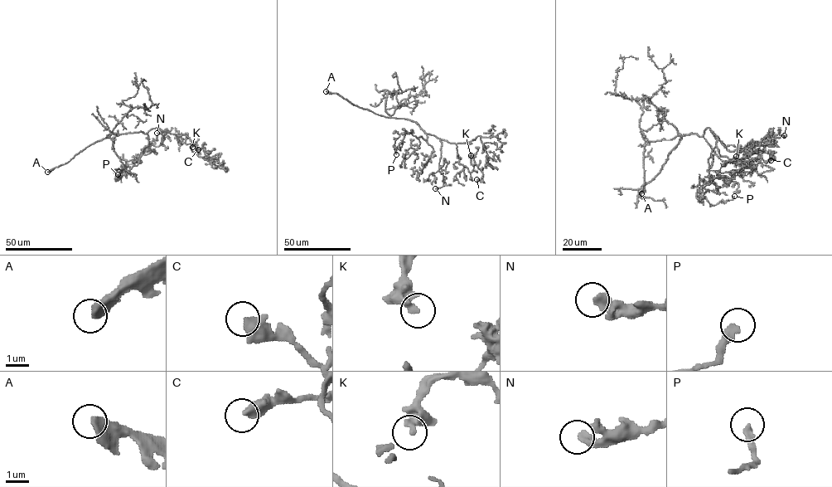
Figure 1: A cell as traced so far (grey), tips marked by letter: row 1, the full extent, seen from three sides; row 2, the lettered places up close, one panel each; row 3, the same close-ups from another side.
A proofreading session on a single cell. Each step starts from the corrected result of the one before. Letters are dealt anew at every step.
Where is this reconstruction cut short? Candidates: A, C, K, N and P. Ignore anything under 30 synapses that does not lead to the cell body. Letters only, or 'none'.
A

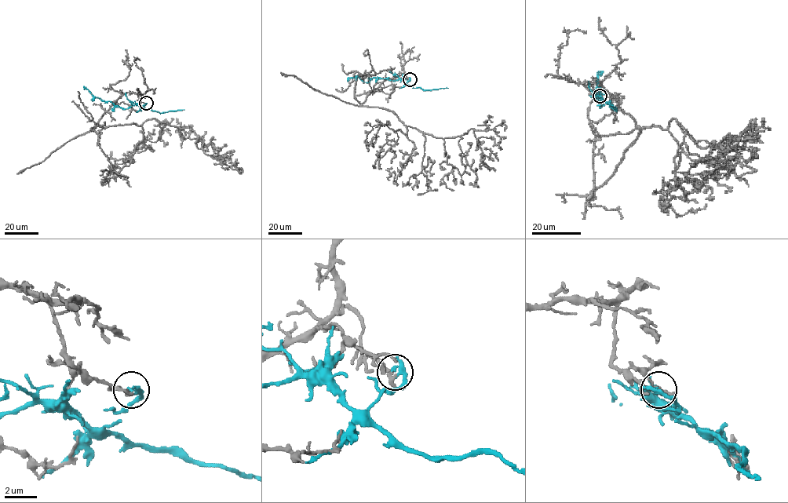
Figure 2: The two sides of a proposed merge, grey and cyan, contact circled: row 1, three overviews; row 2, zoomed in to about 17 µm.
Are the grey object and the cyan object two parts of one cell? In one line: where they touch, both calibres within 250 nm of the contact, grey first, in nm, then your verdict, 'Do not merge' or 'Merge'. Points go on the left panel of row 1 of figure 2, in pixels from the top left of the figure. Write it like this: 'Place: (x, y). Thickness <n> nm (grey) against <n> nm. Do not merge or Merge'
Place: (146, 103). Thickness 300 nm (grey) against 280 nm. Do not merge

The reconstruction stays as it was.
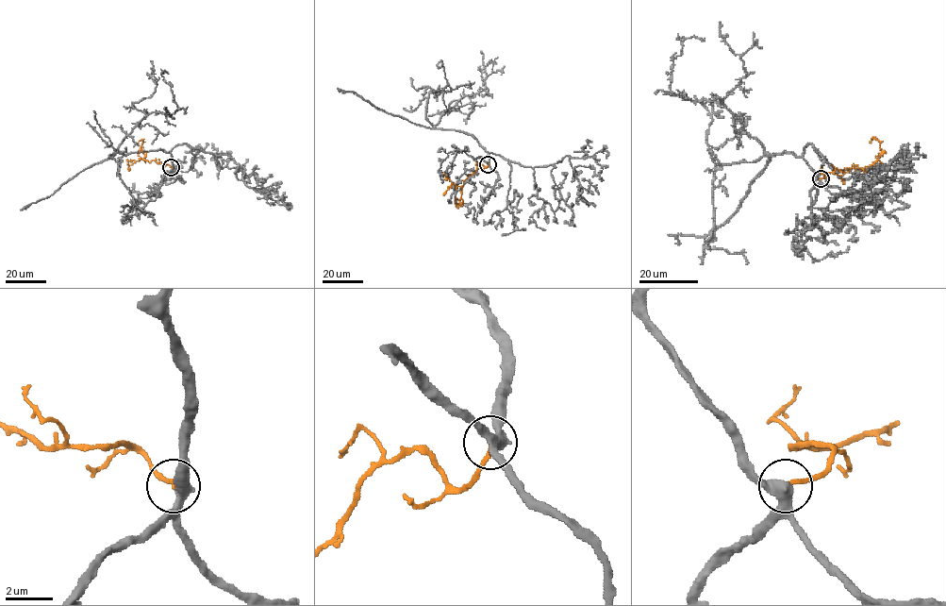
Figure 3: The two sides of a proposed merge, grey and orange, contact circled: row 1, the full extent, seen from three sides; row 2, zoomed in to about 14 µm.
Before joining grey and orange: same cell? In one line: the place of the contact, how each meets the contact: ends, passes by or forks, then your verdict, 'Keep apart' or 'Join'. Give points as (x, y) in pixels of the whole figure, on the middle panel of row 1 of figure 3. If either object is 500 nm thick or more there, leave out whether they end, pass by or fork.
Place: (488, 164). At the ring grey passes by. At the ring orange ends. Keep apart

